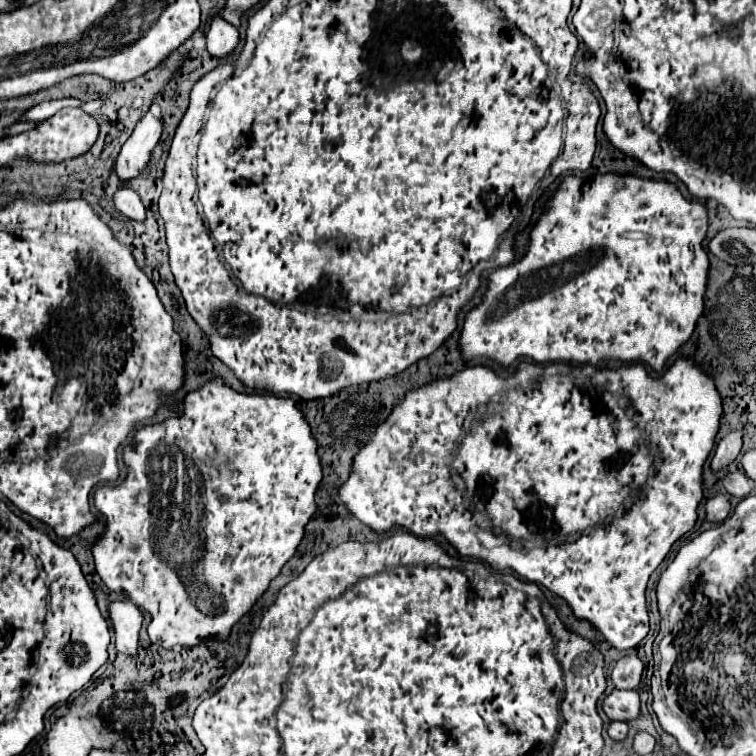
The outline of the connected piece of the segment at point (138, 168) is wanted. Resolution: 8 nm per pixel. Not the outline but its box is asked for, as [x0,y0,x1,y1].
[116,112,164,180]

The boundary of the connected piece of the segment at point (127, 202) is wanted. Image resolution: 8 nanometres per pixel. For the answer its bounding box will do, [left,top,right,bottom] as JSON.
[114,188,146,222]

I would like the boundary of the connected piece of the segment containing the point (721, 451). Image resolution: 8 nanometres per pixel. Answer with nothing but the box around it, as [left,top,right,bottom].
[712,430,742,472]

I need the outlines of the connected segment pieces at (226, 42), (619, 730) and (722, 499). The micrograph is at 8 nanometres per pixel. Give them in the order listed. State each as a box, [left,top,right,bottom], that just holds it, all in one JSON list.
[[206,14,238,58],[608,722,628,740],[706,494,730,524]]

